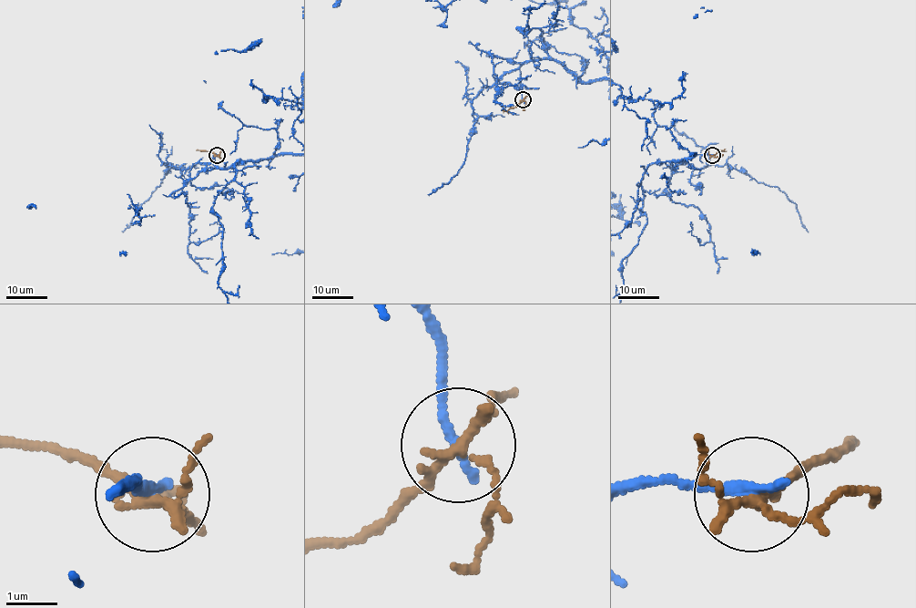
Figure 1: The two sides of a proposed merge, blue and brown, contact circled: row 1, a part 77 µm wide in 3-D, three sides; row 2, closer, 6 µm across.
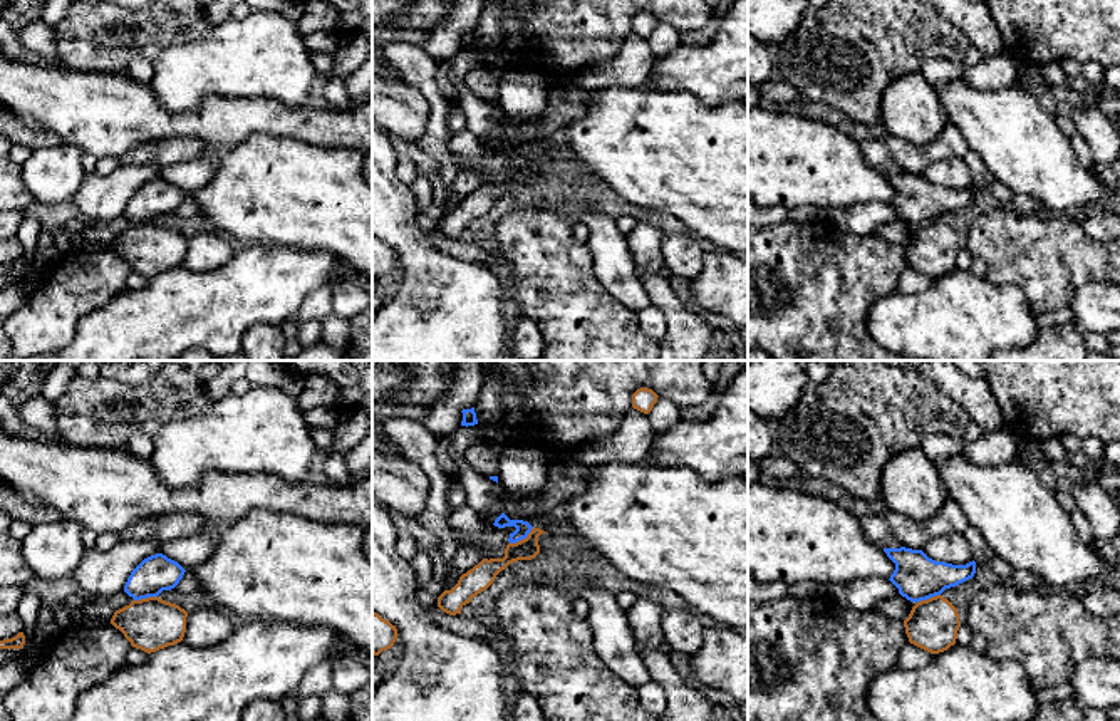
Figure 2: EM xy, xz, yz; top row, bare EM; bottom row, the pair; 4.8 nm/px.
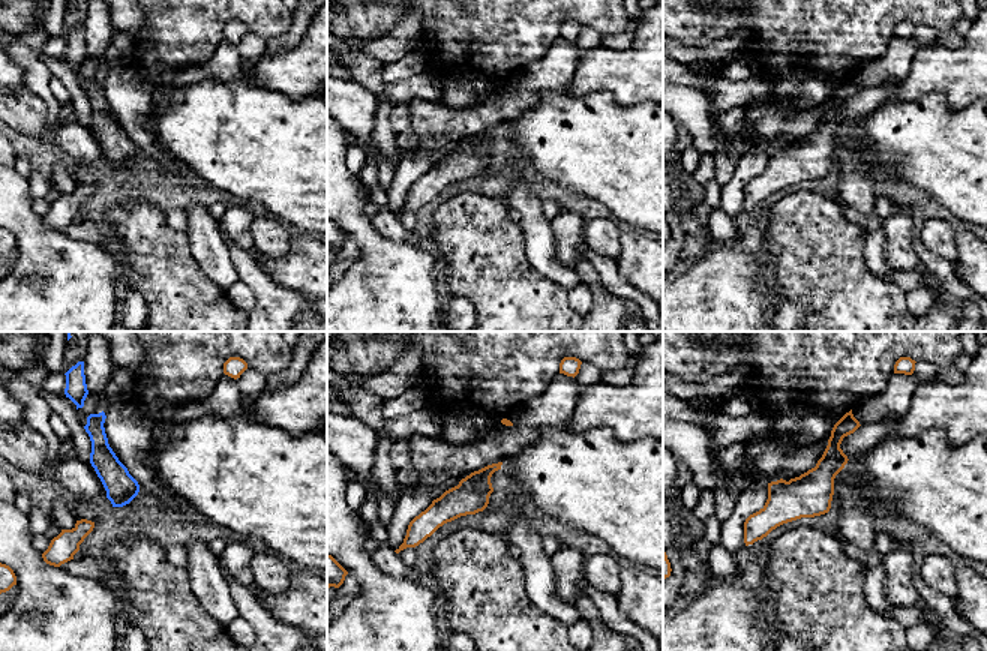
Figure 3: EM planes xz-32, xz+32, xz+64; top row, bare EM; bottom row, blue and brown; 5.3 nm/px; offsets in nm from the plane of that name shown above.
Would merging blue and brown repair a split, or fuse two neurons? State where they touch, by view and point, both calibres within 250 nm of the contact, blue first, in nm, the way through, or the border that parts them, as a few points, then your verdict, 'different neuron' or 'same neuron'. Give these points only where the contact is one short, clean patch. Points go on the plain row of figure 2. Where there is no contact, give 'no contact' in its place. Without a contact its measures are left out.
xz (522, 163) | 70/120 nm | along xz (534, 151), (525, 161), (510, 168) | different neuron

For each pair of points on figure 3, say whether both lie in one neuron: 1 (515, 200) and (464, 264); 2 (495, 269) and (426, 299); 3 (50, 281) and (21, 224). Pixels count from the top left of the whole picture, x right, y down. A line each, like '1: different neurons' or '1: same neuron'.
1: different neurons
2: different neurons
3: same neuron

